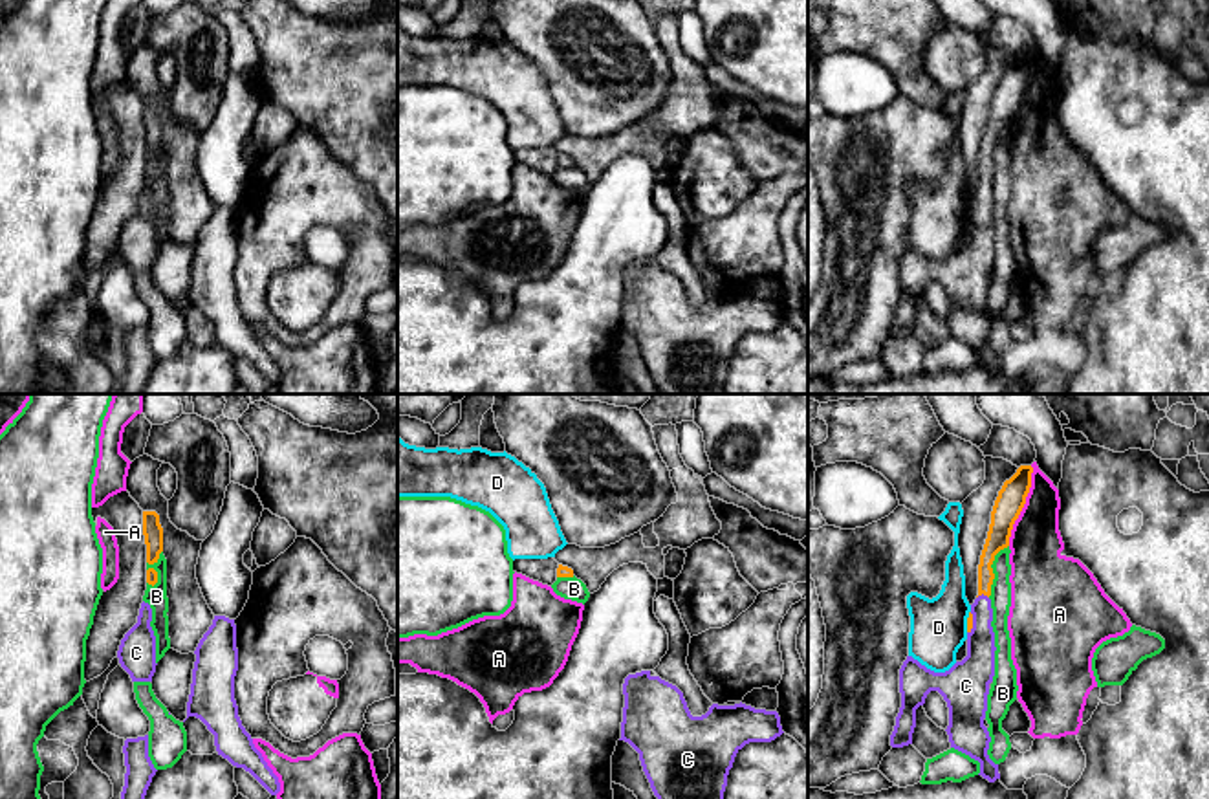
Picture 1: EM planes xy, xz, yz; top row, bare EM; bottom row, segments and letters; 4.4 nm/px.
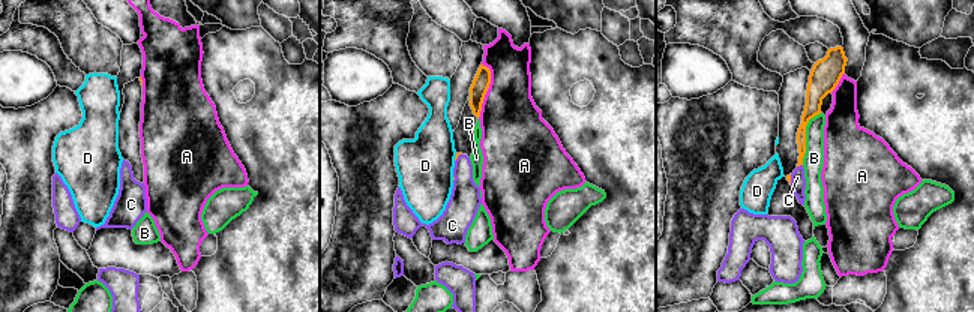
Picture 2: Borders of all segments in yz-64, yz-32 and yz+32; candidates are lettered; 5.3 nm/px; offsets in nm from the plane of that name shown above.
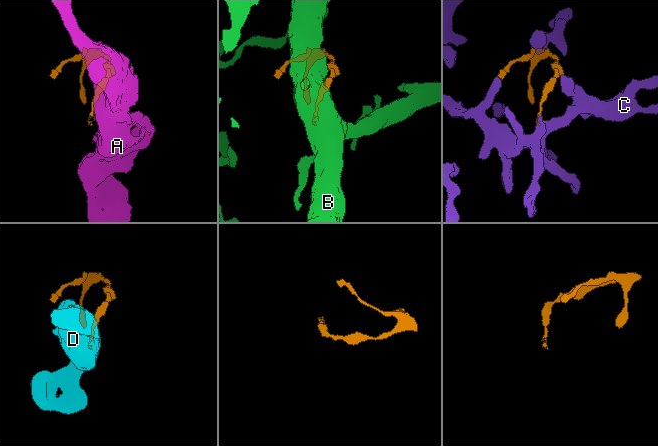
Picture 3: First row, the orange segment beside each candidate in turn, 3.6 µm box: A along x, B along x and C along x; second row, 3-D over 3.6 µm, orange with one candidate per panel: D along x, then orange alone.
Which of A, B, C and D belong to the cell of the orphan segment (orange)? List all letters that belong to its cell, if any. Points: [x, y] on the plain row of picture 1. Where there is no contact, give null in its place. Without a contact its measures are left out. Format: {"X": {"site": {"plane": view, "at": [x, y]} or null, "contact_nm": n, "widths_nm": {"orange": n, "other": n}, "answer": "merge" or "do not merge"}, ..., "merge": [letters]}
{"A": {"site": {"plane": "yz", "at": [1023, 96]}, "contact_nm": 360, "widths_nm": {"orange": 120, "other": 240}, "answer": "do not merge"}, "B": {"site": {"plane": "yz", "at": [991, 160]}, "contact_nm": 240, "widths_nm": {"orange": 110, "other": 100}, "answer": "do not merge"}, "C": {"site": {"plane": "yz", "at": [982, 182]}, "contact_nm": 60, "widths_nm": {"orange": 100, "other": 130}, "answer": "merge"}, "D": {"site": {"plane": "yz", "at": [968, 211]}, "contact_nm": 100, "widths_nm": {"orange": 30, "other": 260}, "answer": "do not merge"}, "merge": ["C"]}

